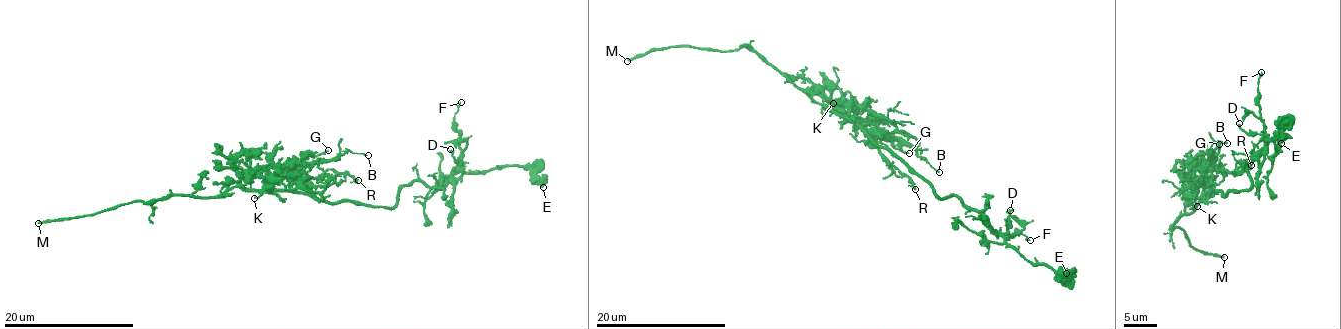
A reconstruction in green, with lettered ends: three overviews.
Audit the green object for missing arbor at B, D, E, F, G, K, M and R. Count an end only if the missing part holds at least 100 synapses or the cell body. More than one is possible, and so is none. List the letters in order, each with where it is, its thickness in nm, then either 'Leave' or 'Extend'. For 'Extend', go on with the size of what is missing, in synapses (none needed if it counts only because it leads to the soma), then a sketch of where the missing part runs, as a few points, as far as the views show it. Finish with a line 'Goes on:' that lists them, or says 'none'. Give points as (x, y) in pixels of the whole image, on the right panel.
B: Place: (1227, 143). Thickness 130 nm. Leave
D: Place: (1239, 123). Thickness 140 nm. Leave
E: Place: (1281, 143). Thickness 550 nm. Leave
F: Place: (1261, 72). Thickness 220 nm. Leave
G: Place: (1219, 144). Thickness 160 nm. Leave
K: Place: (1197, 206). Thickness 120 nm. Leave
M: Place: (1224, 257). Thickness 220 nm. Extend
R: Place: (1251, 165). Thickness 150 nm. Leave
Goes on: M

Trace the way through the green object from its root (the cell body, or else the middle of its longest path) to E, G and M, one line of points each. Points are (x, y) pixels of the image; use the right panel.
E: (1218, 191), (1222, 195), (1249, 188), (1245, 165), (1278, 138), (1282, 124), (1281, 143)
G: (1218, 191), (1212, 192), (1202, 180), (1210, 177), (1213, 168), (1211, 161), (1218, 152), (1219, 144)
M: (1218, 191), (1201, 197), (1196, 210), (1179, 218), (1172, 229), (1185, 230), (1198, 250), (1224, 257)

